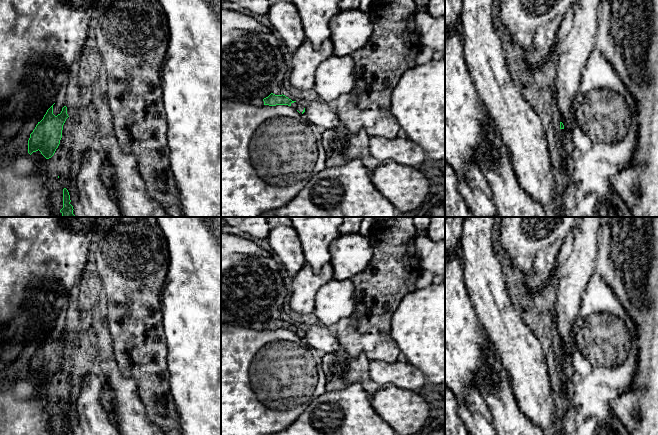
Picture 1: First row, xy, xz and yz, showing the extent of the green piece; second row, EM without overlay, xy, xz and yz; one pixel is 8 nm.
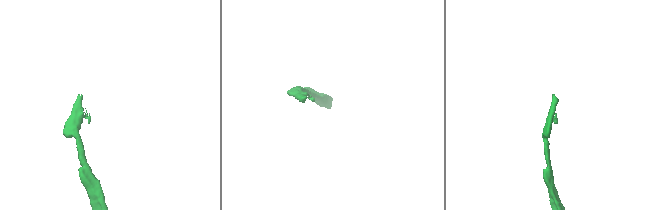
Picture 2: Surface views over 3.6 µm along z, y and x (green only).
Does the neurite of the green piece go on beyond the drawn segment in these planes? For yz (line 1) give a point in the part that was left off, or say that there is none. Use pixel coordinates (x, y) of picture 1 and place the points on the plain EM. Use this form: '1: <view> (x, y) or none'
1: none

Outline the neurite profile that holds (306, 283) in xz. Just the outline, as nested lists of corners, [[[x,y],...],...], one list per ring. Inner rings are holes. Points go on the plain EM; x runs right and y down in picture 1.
[[[326,262],[319,273],[315,273],[306,264],[293,278],[289,307],[297,313],[313,313],[318,290],[332,279],[333,269],[330,262]]]

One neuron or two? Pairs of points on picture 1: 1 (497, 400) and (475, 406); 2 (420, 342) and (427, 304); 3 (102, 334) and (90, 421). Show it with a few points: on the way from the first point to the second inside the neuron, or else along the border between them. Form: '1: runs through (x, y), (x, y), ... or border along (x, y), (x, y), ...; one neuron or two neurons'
1: border along (479, 391), (494, 424); two neurons
2: runs through (427, 333), (427, 313); one neuron
3: border along (99, 373), (103, 380); two neurons

